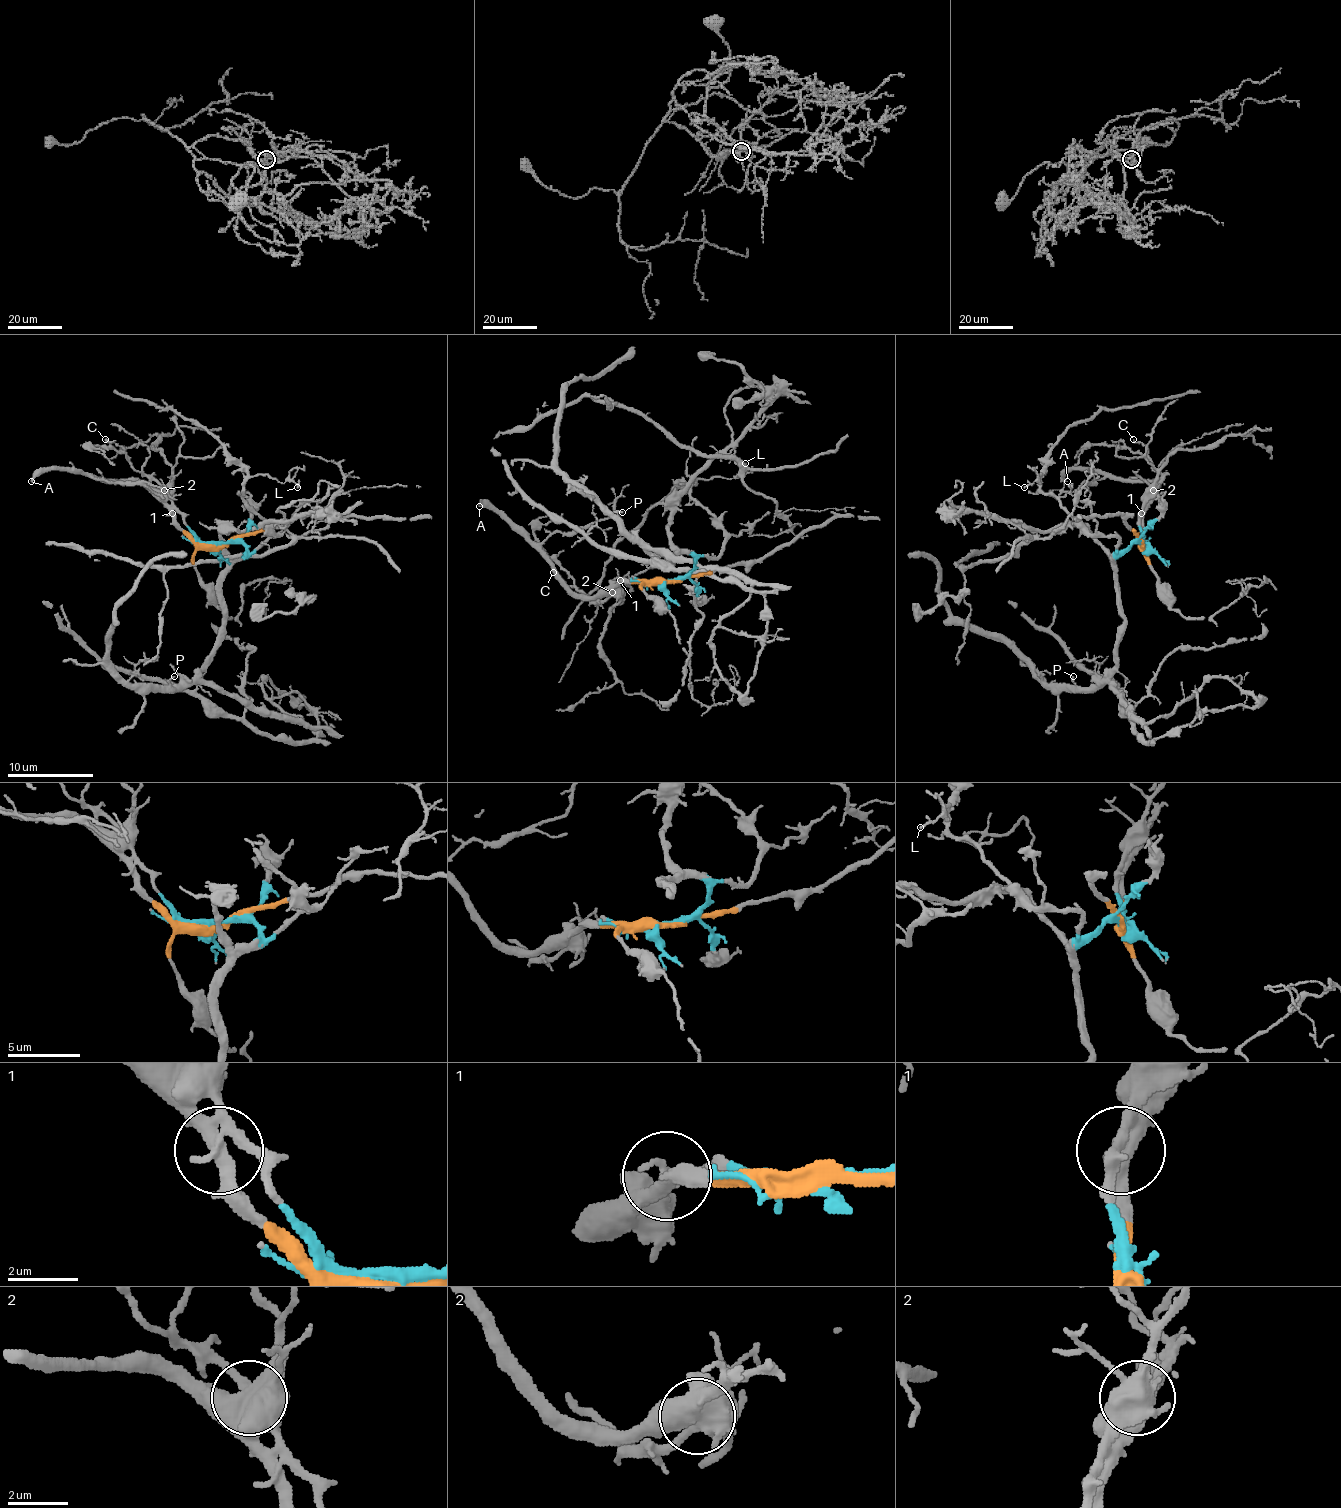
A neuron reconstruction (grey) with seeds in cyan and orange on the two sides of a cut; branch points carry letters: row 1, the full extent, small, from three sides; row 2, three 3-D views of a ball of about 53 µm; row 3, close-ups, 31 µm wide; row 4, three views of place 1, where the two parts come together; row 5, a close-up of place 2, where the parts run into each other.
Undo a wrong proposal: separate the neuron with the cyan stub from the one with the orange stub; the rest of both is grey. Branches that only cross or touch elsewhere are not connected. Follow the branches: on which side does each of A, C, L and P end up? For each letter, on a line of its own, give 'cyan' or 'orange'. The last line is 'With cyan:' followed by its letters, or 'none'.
A: orange
C: cyan
L: cyan
P: cyan
With cyan: C, L, P

